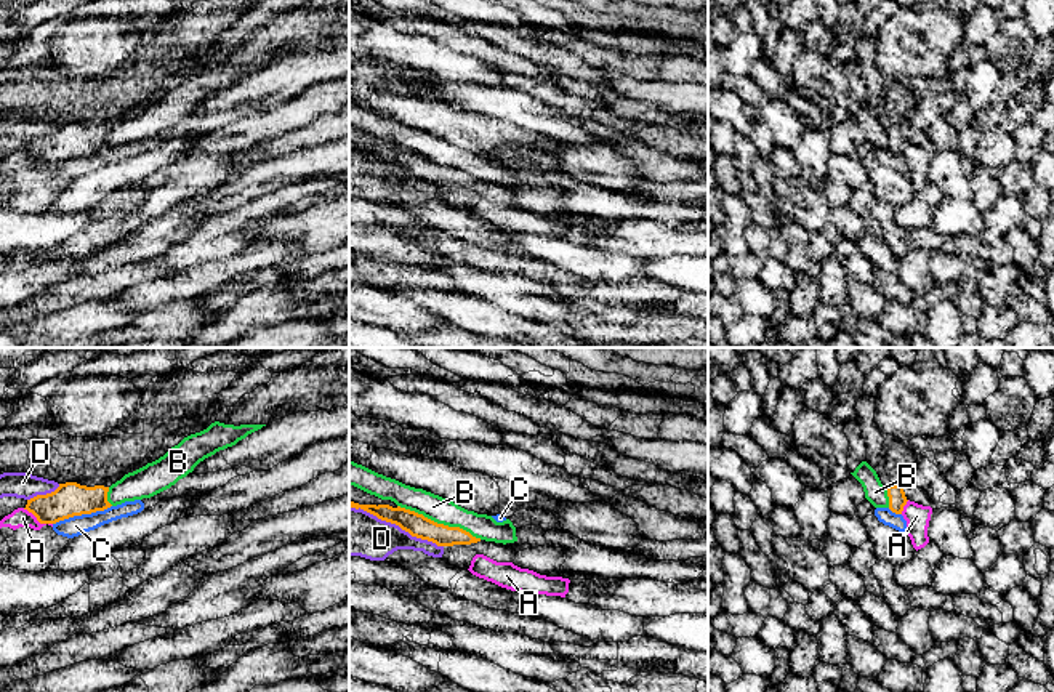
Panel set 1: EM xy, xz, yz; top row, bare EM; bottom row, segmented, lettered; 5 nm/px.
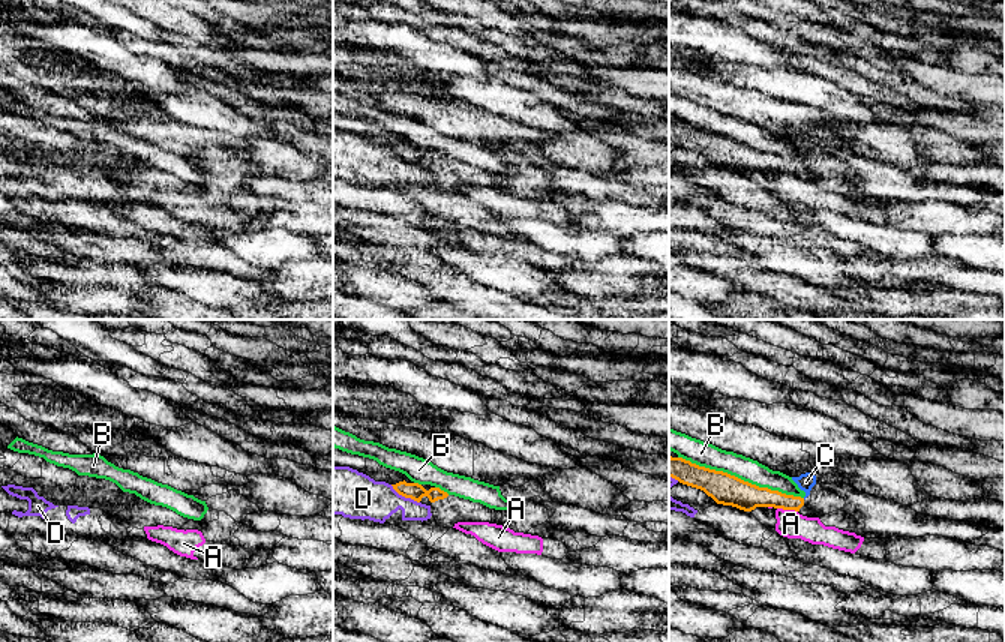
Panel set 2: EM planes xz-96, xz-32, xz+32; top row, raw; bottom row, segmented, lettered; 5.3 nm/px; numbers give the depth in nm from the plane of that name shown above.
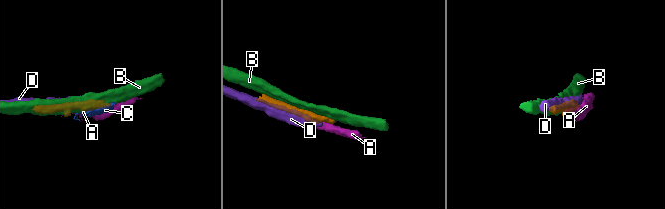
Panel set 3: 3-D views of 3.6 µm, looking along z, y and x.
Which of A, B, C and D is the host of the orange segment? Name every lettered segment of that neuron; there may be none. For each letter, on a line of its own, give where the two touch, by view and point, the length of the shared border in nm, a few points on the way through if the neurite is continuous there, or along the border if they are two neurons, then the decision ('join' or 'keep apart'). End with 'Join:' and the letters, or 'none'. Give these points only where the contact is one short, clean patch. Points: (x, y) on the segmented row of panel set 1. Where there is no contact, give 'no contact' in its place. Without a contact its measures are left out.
A: contact xy (34, 514); length 150 nm; keep apart
B: contact xz (439, 524); length 460 nm; keep apart
C: contact xy (82, 513); length 320 nm; border xy (111, 505), (103, 510), (74, 514), (53, 524); keep apart
D: contact xz (396, 524); length 500 nm; keep apart
Join: none

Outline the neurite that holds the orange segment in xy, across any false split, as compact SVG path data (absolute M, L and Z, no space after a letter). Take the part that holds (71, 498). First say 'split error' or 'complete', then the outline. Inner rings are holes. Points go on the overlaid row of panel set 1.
complete; M77 482L59 484L46 495L37 495L27 500L24 509L32 513L40 524L56 524L59 521L104 511L112 505L107 501L109 487L86 487Z

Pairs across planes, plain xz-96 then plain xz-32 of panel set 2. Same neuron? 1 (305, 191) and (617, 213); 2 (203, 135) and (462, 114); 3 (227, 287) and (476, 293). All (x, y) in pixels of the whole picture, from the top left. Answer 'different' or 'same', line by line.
1: different
2: same
3: different

